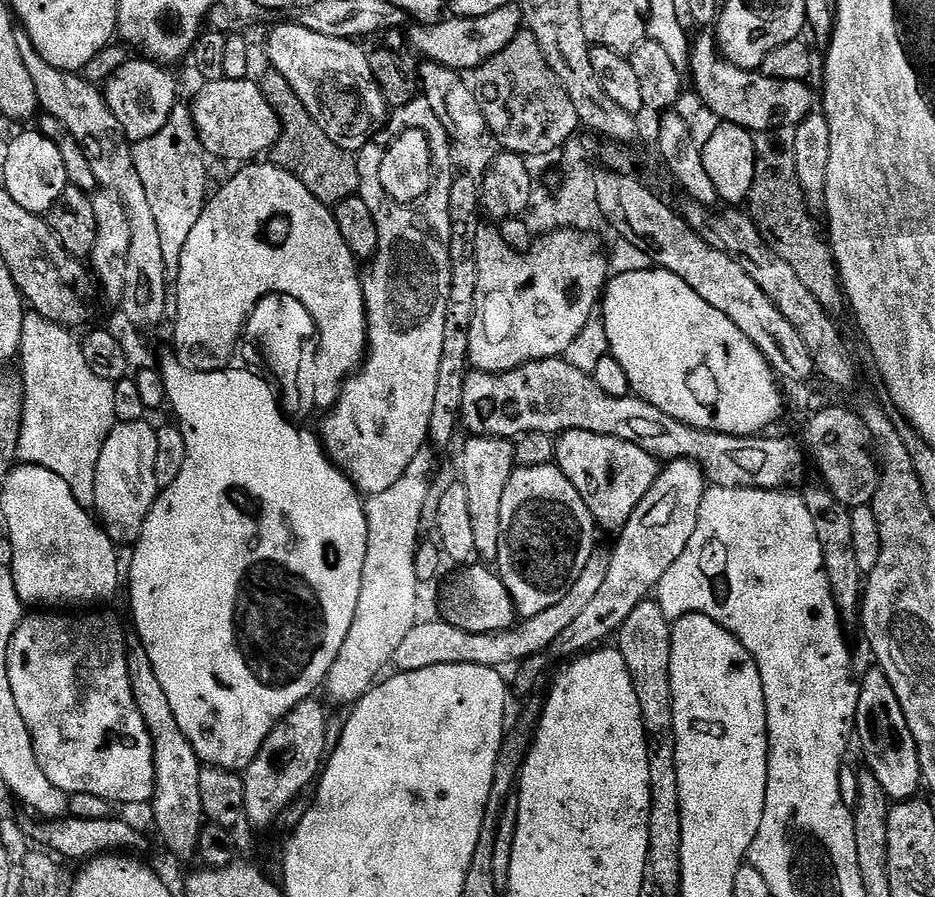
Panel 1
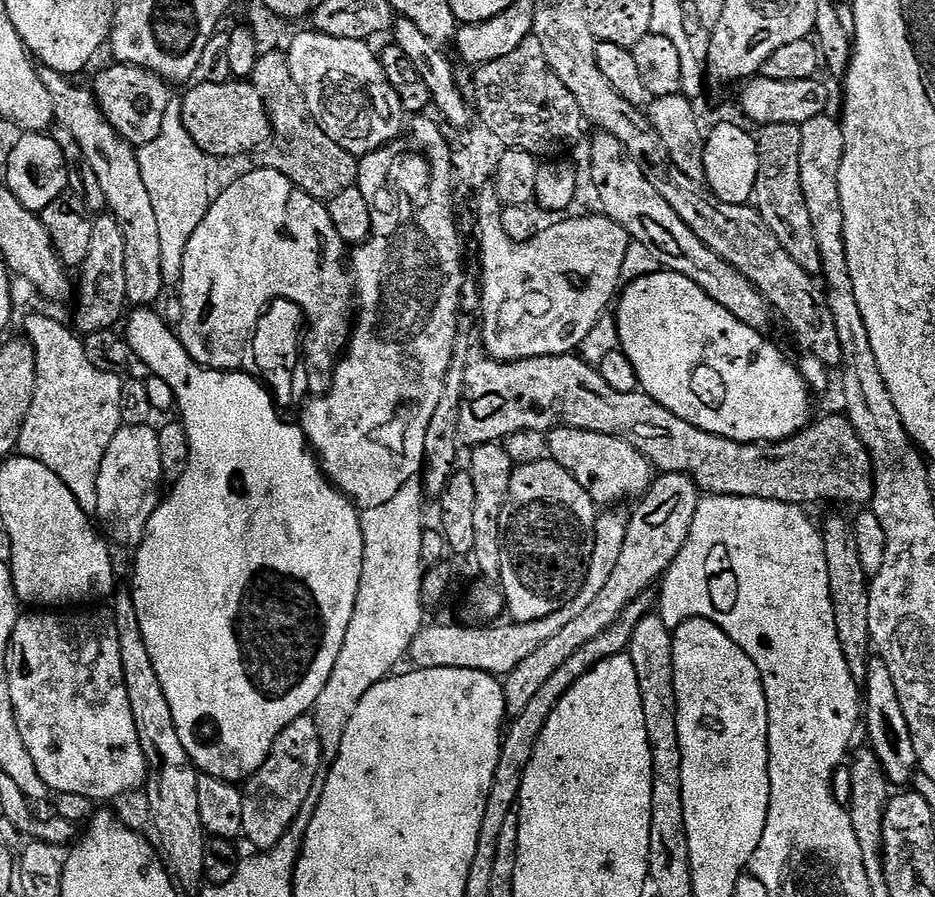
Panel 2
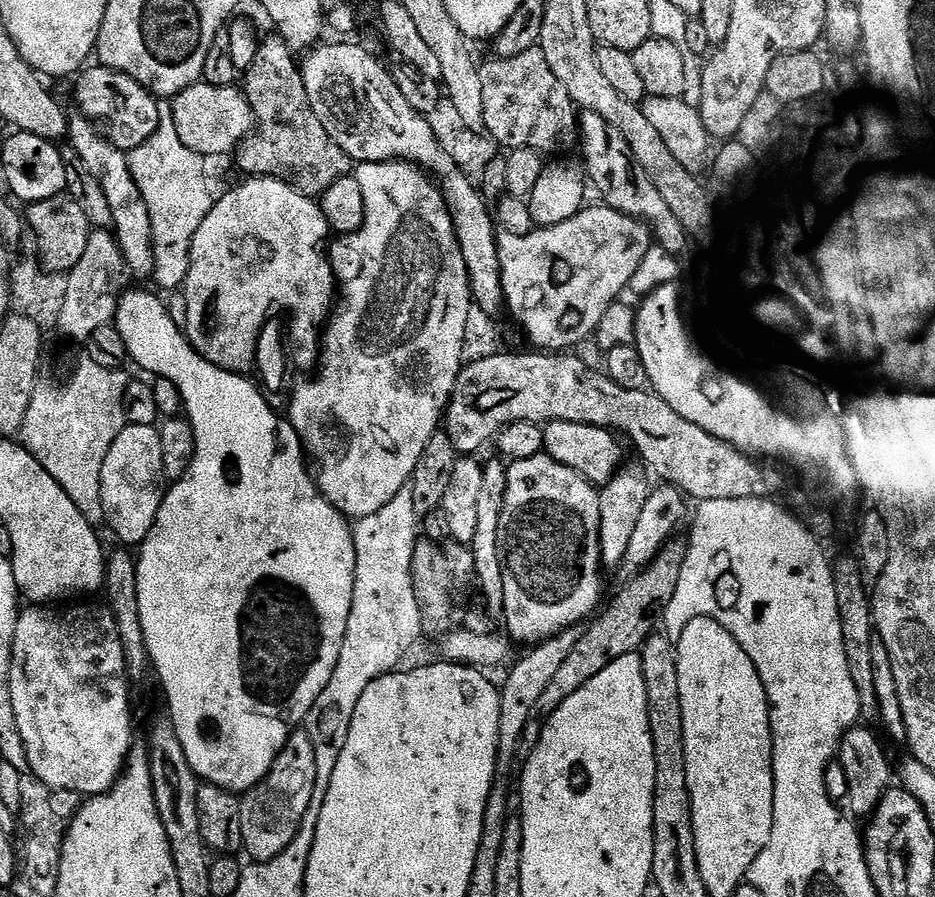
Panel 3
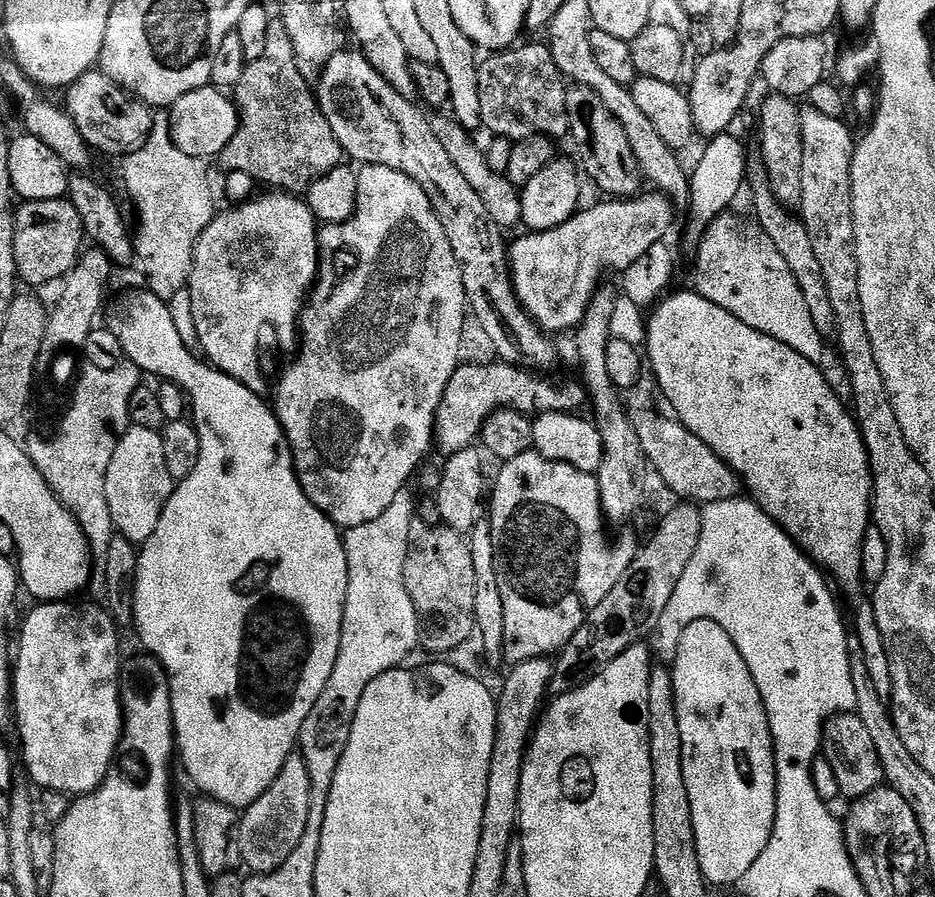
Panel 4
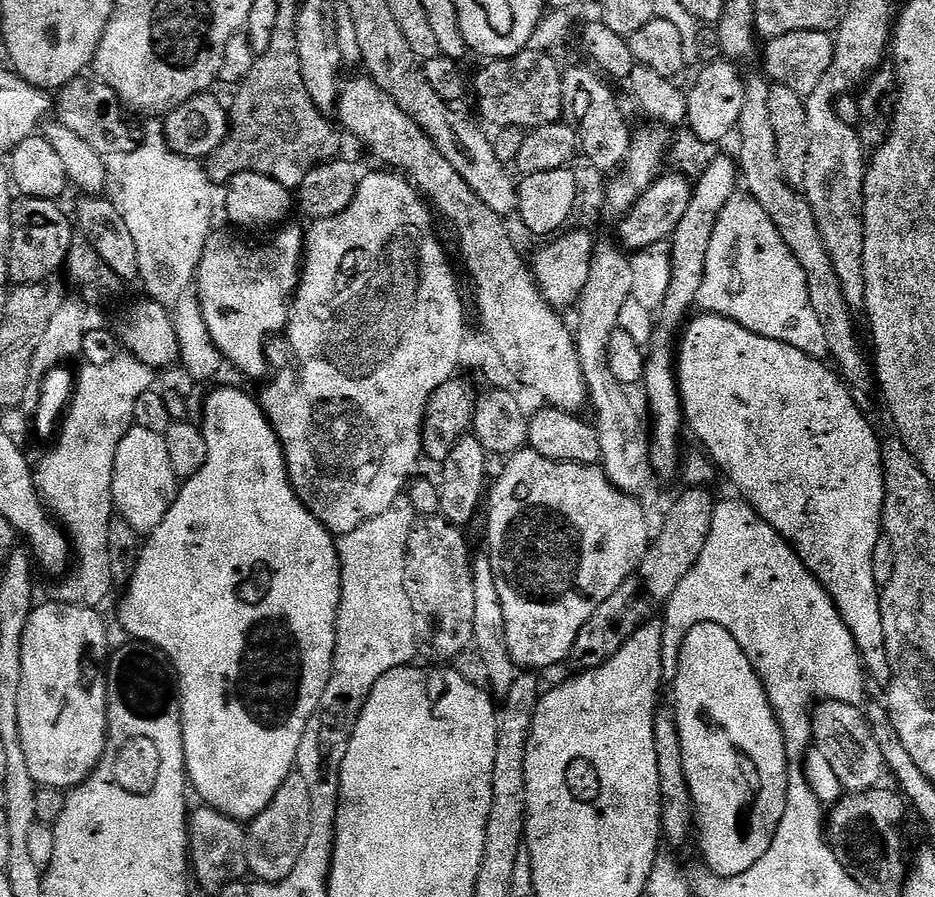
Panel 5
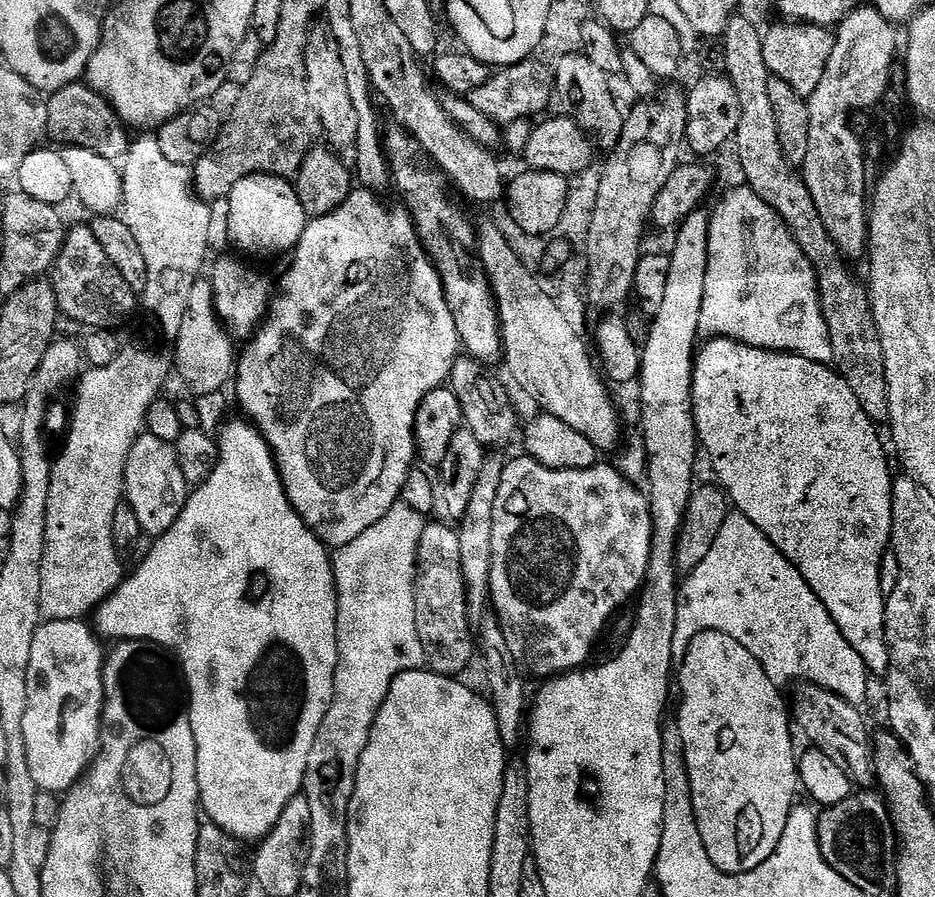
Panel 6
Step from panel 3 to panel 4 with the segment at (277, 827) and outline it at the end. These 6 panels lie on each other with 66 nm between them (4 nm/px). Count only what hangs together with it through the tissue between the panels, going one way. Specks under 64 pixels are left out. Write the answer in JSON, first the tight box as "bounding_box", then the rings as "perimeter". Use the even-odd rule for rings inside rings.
{"bounding_box":[238,754,310,874],"perimeter":[[[293,754],[286,758],[282,770],[278,770],[278,778],[274,778],[274,782],[270,782],[270,790],[266,790],[266,794],[262,794],[262,798],[255,800],[249,808],[243,809],[238,834],[243,867],[245,869],[248,867],[247,871],[252,874],[277,872],[282,866],[282,862],[286,862],[286,858],[290,858],[290,854],[294,854],[298,842],[302,842],[302,834],[306,834],[306,826],[309,822],[310,770],[306,770],[303,756]]]}

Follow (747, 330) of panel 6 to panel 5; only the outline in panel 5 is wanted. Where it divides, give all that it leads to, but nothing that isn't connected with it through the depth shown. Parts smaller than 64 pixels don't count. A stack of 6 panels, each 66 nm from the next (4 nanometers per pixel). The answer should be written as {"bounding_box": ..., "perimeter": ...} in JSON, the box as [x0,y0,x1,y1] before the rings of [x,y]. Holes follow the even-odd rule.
{"bounding_box":[696,195,828,360],"perimeter":[[[734,195],[722,206],[714,238],[710,238],[706,275],[696,303],[701,313],[725,316],[762,338],[786,342],[786,346],[794,346],[815,360],[828,356],[826,330],[820,328],[818,318],[812,314],[802,266],[782,242],[770,214],[750,195]]]}

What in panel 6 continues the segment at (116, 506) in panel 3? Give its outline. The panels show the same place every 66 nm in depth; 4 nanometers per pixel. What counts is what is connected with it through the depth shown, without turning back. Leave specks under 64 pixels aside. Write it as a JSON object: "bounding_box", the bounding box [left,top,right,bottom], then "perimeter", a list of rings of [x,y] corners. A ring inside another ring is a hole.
{"bounding_box":[124,434,190,538],"perimeter":[[[141,434],[130,450],[124,471],[124,496],[138,518],[141,533],[155,538],[168,532],[178,522],[178,514],[182,514],[189,495],[190,486],[182,474],[182,466],[178,466],[175,447],[162,442],[162,438]]]}

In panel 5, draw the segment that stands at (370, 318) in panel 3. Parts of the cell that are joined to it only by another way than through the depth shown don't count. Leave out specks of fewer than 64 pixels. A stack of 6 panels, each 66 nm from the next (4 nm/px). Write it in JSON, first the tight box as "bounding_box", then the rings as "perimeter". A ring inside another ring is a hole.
{"bounding_box":[258,170,466,538],"perimeter":[[[392,170],[380,171],[384,172],[372,172],[369,176],[361,175],[357,179],[354,202],[350,202],[350,206],[346,206],[342,214],[334,218],[311,221],[312,229],[307,229],[304,242],[300,284],[296,287],[296,294],[288,308],[288,326],[266,348],[266,355],[275,371],[263,385],[264,393],[258,396],[264,416],[276,432],[276,437],[280,439],[284,461],[288,467],[288,480],[297,498],[312,511],[318,522],[322,522],[324,529],[336,538],[358,530],[358,526],[370,523],[374,518],[378,518],[378,514],[386,514],[386,510],[394,506],[396,499],[405,495],[414,476],[412,471],[415,470],[416,463],[422,460],[422,430],[426,406],[434,390],[438,390],[438,386],[457,375],[460,368],[458,350],[461,349],[466,335],[460,284],[456,281],[456,272],[452,269],[435,230],[432,229],[433,213],[429,205],[403,175]]]}

